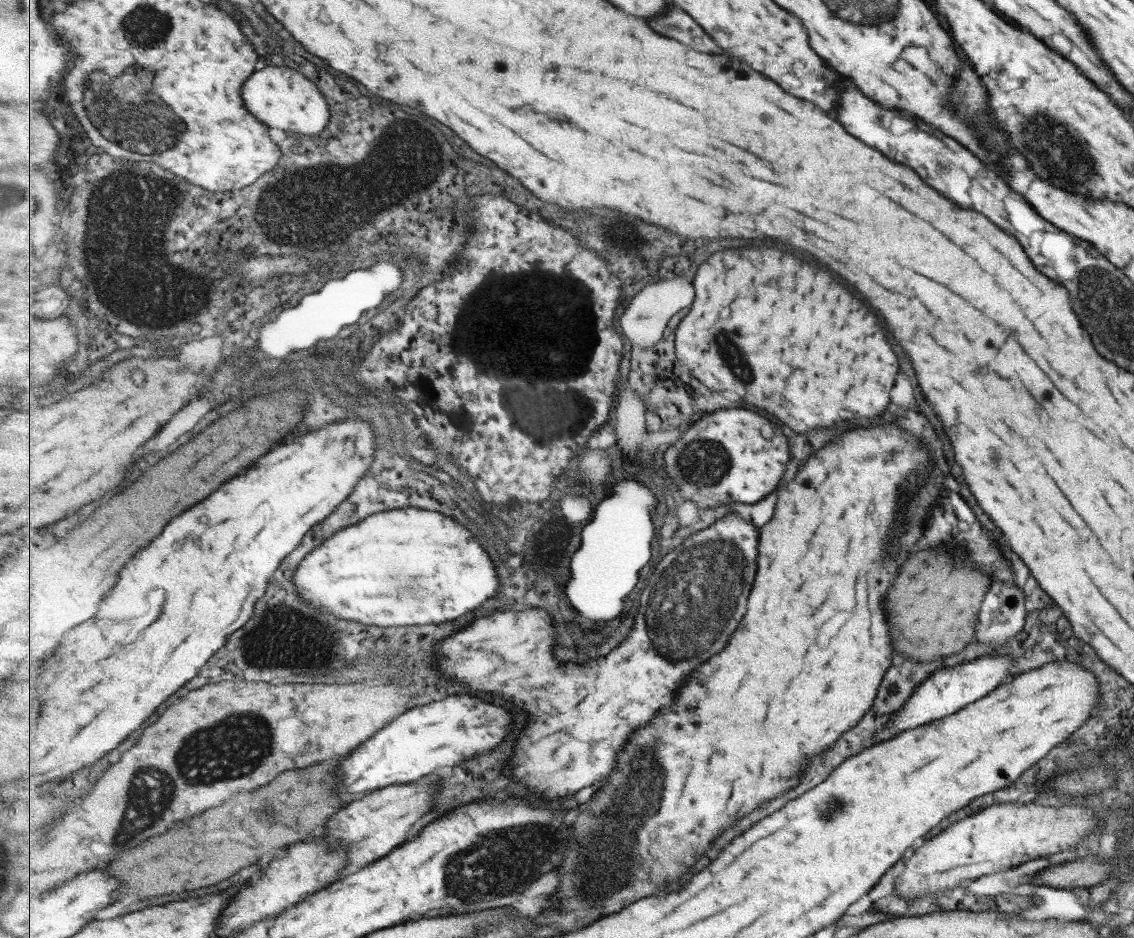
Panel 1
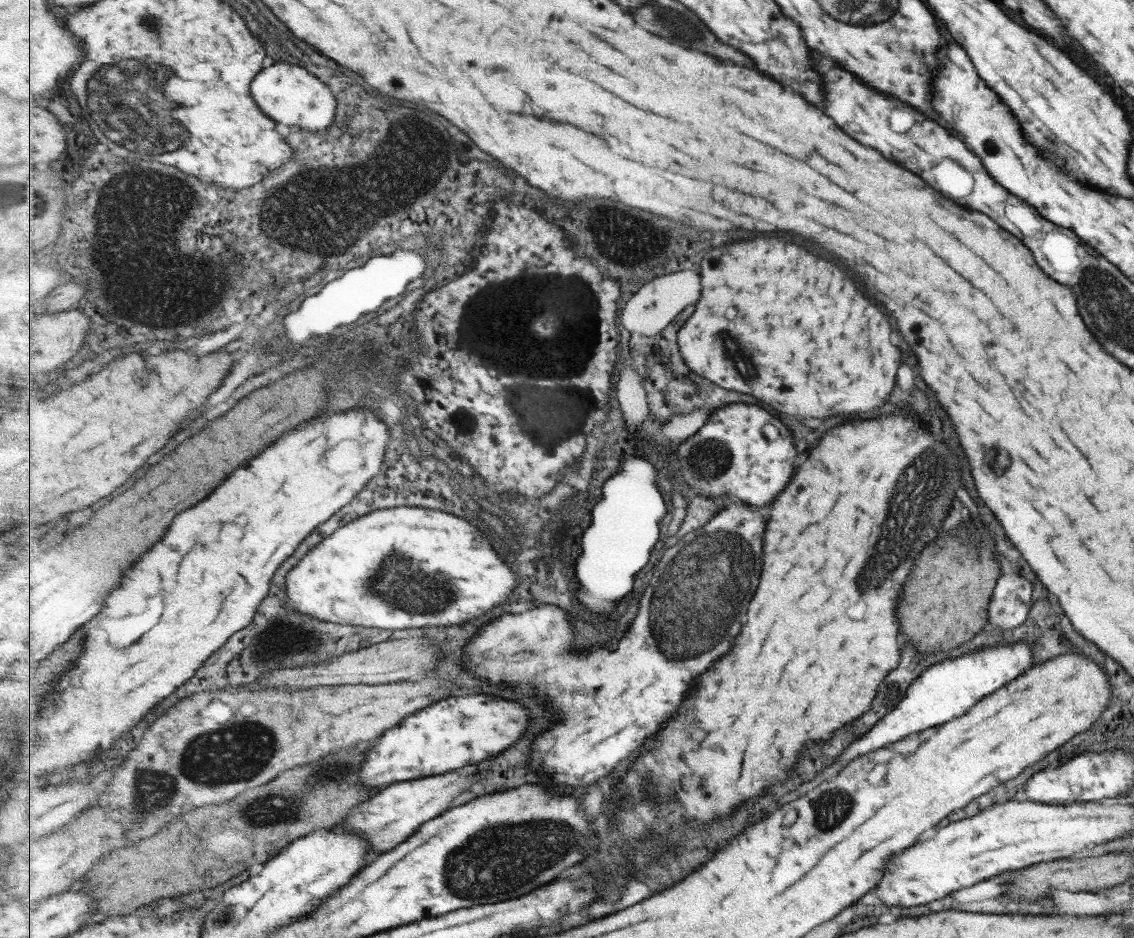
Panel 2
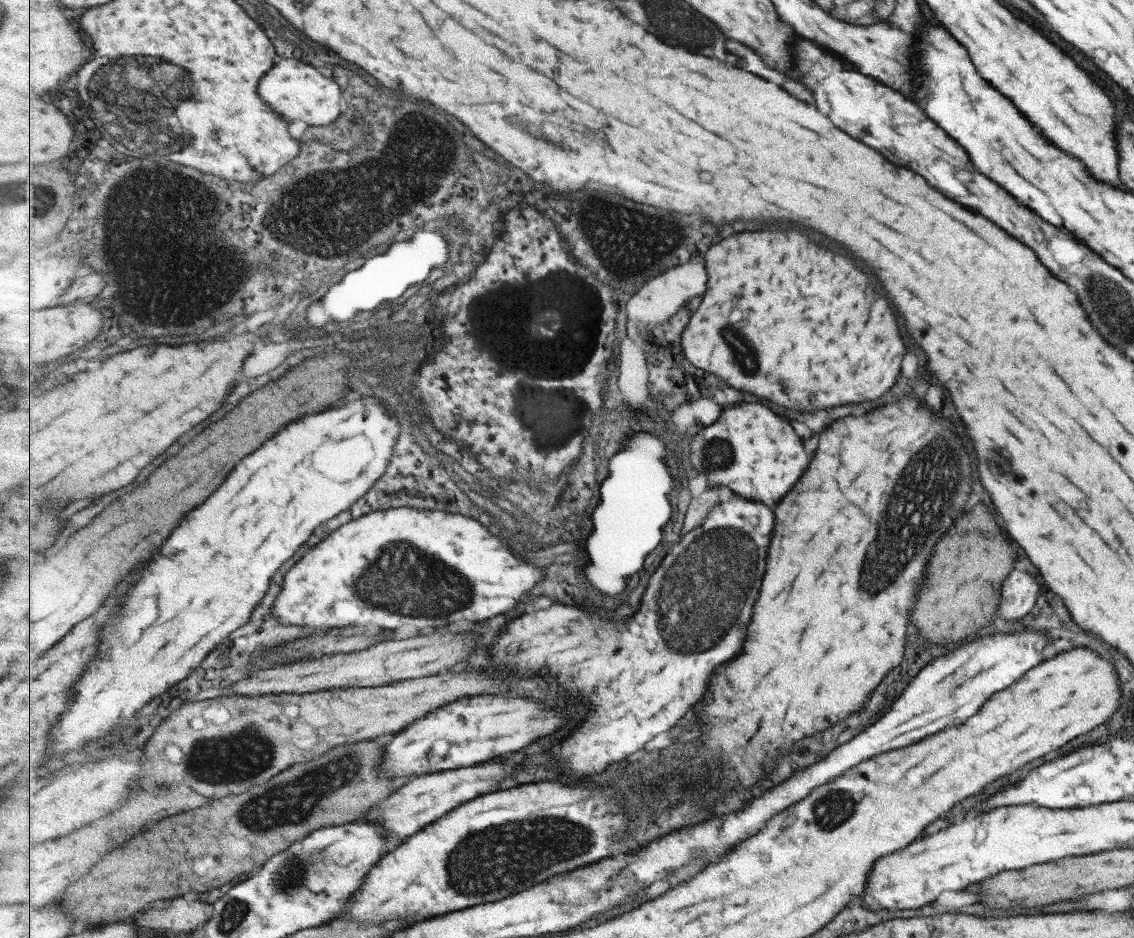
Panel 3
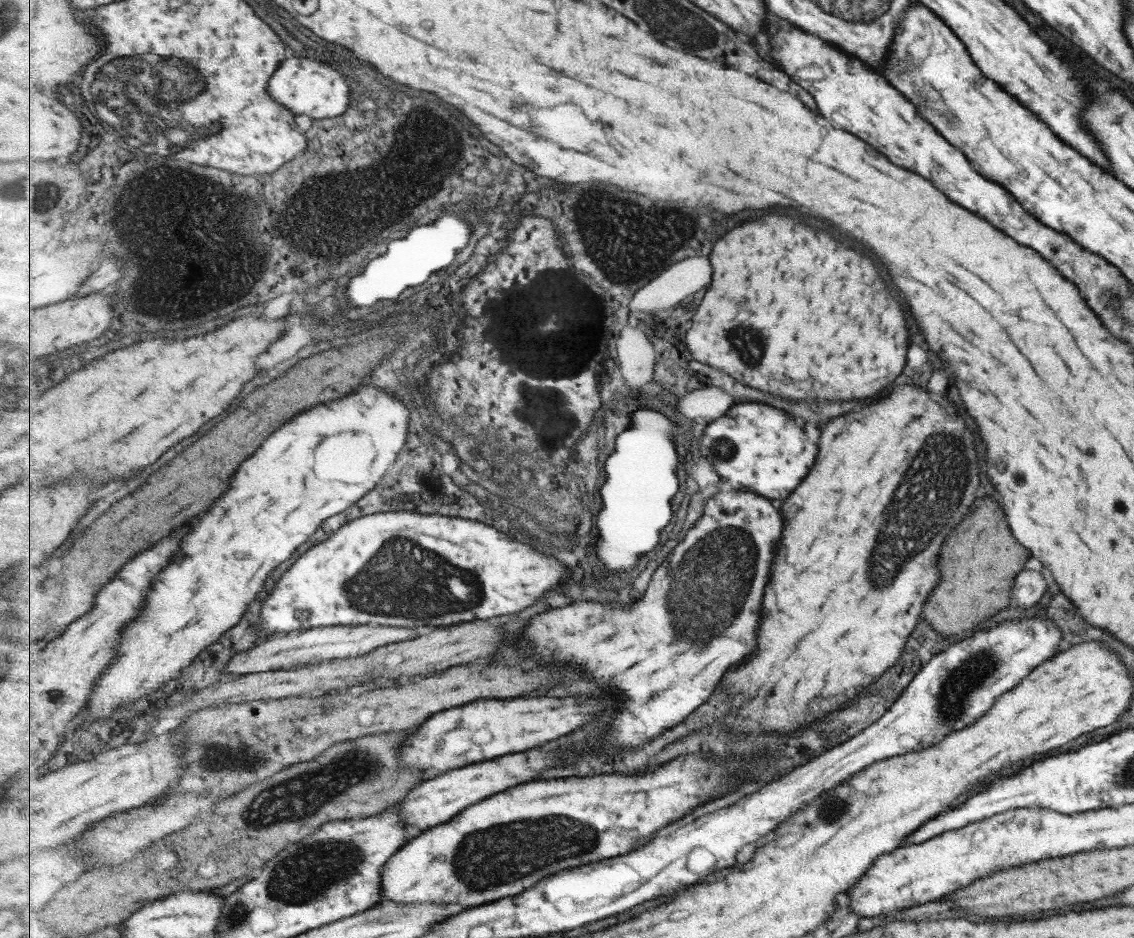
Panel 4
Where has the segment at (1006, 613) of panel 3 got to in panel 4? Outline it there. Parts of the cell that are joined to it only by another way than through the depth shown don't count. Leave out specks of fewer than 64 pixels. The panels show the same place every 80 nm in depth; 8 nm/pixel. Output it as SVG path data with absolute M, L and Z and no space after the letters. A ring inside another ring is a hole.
M1022 570L1016 573L1008 591L1015 606L1025 613L1045 592L1045 578L1039 572Z

